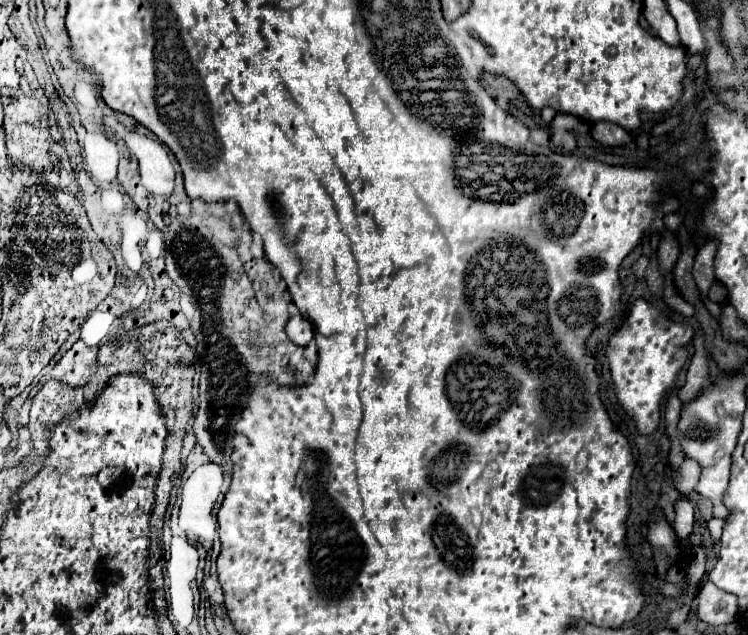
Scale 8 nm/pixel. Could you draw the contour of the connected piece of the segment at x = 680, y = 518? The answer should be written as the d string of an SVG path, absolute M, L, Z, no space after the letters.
M682 498L676 500L674 504L676 510L676 522L674 522L674 530L678 534L680 540L686 540L692 530L694 530L694 512L696 512L696 502L690 498Z

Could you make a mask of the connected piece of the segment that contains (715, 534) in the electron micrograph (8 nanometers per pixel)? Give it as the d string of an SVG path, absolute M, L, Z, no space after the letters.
M728 514L726 518L712 518L712 520L708 520L708 532L710 532L710 540L712 540L712 542L714 542L714 540L720 540L722 528L724 528L724 524L728 522L728 518L730 518L730 514Z

